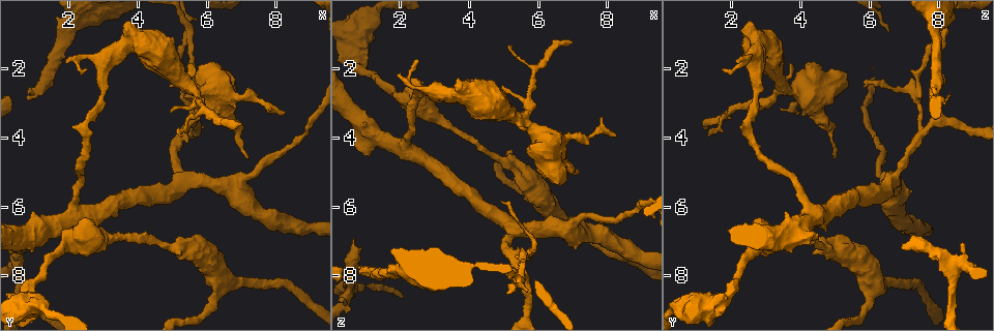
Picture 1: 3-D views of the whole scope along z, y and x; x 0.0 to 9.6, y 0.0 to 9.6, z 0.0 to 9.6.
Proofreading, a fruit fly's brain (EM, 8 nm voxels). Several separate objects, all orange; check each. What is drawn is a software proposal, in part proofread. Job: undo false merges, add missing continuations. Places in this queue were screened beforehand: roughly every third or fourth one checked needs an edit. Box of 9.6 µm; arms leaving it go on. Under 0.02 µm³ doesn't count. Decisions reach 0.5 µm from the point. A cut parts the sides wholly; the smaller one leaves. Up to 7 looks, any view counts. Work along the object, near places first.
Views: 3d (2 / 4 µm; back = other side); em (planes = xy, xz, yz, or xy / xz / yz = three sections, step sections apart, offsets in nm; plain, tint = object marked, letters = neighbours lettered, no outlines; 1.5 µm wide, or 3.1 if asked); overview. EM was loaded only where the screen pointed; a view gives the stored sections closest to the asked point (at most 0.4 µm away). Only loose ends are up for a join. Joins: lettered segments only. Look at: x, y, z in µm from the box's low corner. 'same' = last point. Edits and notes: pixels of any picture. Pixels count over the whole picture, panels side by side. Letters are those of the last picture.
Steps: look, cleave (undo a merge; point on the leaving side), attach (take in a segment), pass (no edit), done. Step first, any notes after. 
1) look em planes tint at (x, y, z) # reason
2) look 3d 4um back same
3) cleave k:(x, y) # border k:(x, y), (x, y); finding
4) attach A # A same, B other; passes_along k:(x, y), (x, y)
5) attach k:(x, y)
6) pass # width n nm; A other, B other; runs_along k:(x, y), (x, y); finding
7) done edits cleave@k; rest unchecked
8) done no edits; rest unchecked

look em yz step 4 letters at (8.25, 3.20, 3.95) # free end

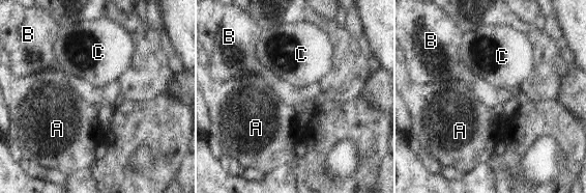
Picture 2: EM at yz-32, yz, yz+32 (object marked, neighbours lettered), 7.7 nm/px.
look em planes letters same

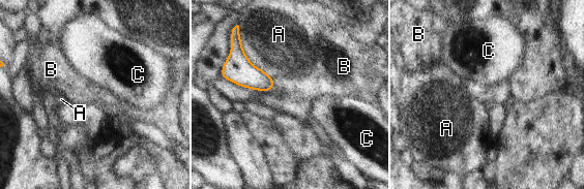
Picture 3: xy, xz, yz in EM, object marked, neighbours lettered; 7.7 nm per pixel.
pass # A other, B other, C other; no lettered segment goes on from it

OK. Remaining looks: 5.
look 3d 2um at (5.50, 0.70, 8.10) # touches itself

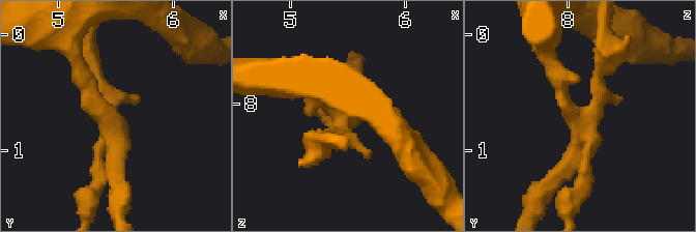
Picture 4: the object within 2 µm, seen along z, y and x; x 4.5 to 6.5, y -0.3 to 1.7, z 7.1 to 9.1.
look em planes letters at (5.44, 0.76, 8.08) # need the tissue

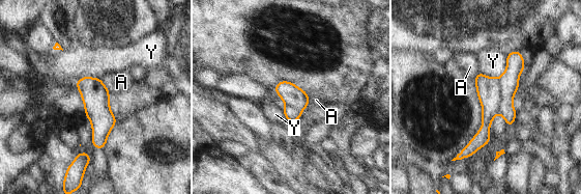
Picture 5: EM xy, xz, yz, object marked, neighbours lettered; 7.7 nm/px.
cleave 5:(489, 92) # longest_contact Y 260 nm; A other, Y other; two neurons meet here

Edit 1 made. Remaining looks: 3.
look em planes plain at (0.70, 8.45, 1.95) # calibre changes

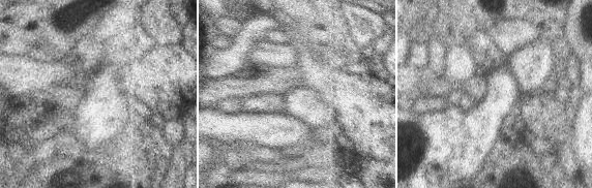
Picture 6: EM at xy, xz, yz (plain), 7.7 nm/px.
look em planes tint same

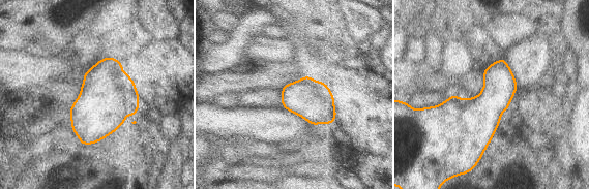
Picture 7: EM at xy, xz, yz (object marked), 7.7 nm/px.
look em planes letters same

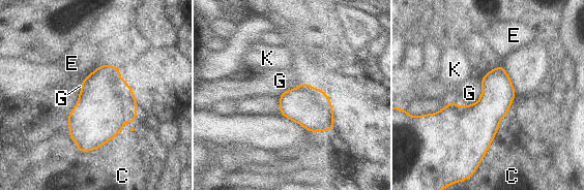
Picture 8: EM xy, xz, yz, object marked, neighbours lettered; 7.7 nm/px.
pass # C other, E other, G other, K other; border 8:(480, 77), (482, 95), (470, 104); all the same neuron

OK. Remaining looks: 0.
done edits cleave@5; rest unchecked

